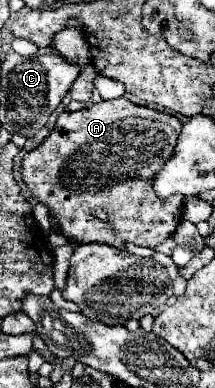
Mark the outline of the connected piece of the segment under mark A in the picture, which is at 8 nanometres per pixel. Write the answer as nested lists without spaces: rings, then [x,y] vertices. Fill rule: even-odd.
[[[118,97],[112,101],[100,101],[82,111],[62,111],[58,115],[58,123],[50,137],[34,151],[26,153],[22,161],[22,179],[26,181],[32,195],[36,195],[60,223],[64,237],[80,243],[108,243],[114,247],[124,247],[124,241],[136,245],[160,245],[166,241],[176,223],[182,219],[182,195],[172,195],[168,199],[160,199],[154,195],[150,187],[150,179],[160,167],[164,159],[172,155],[172,147],[176,145],[182,123],[164,111],[154,111],[148,107],[140,107],[130,103],[126,97]],[[104,207],[108,209],[110,221],[102,223],[90,215],[90,209]]]

